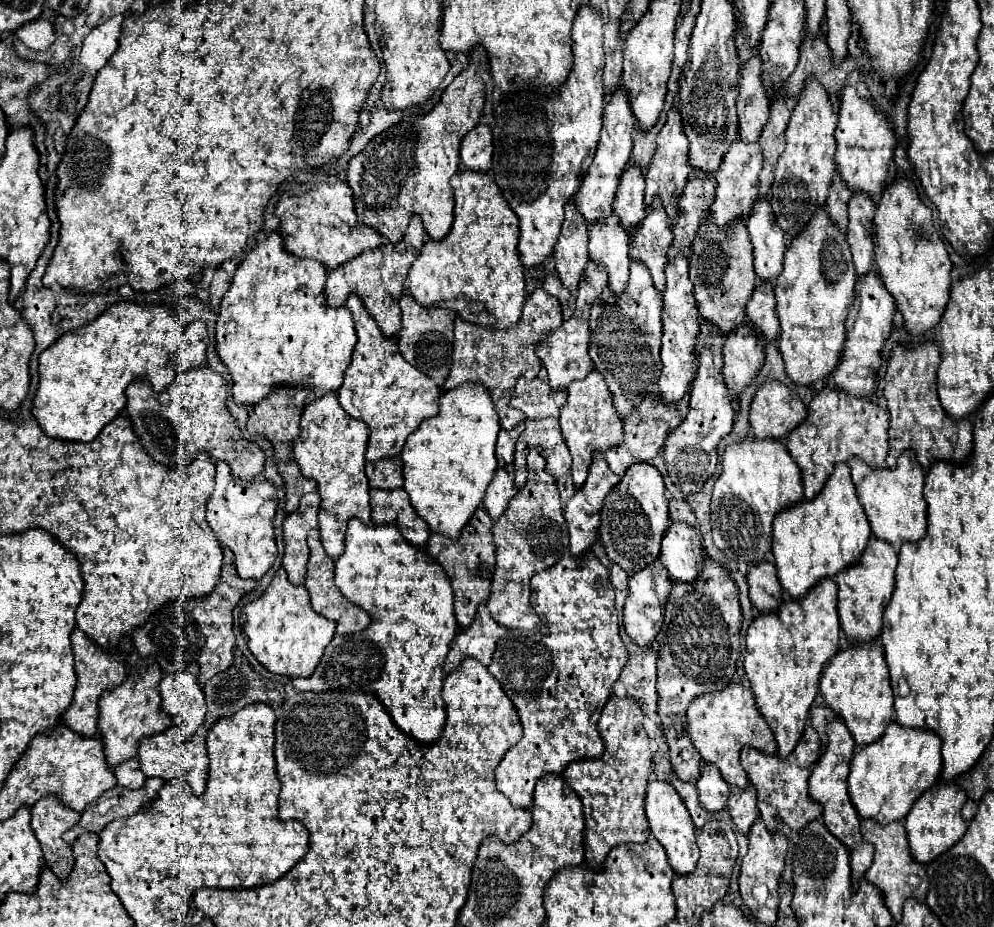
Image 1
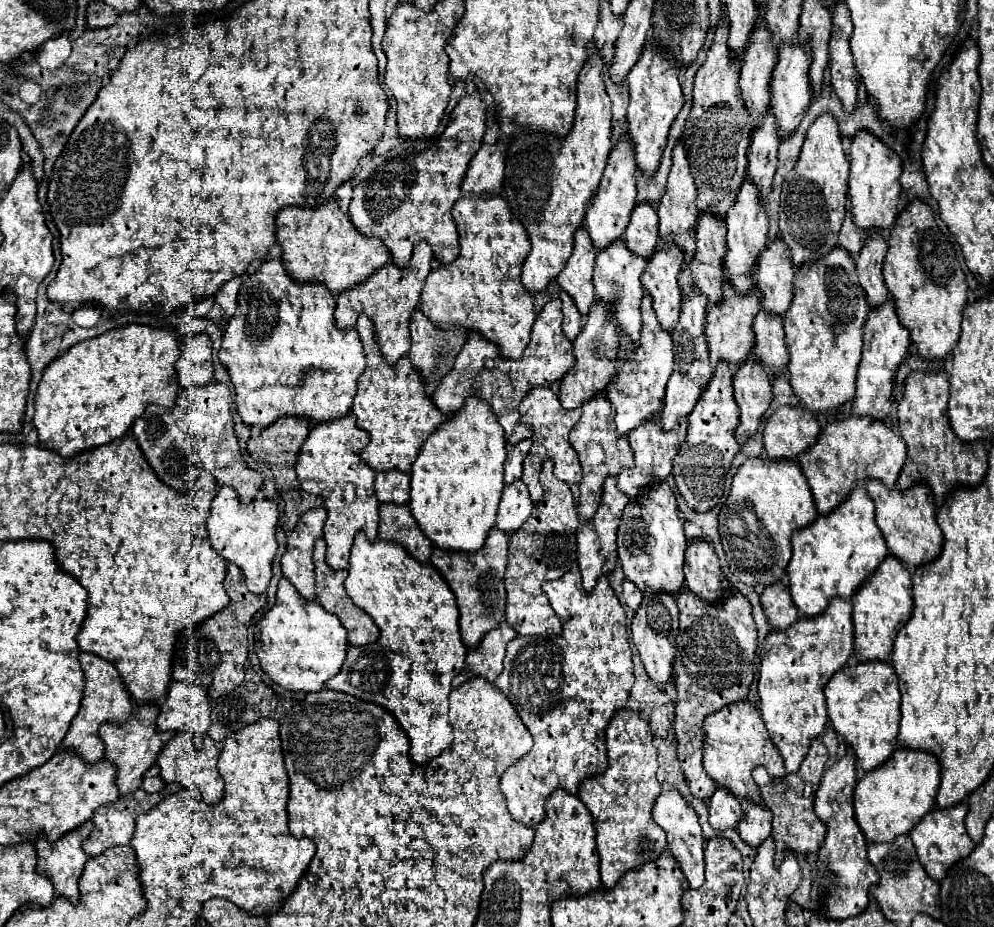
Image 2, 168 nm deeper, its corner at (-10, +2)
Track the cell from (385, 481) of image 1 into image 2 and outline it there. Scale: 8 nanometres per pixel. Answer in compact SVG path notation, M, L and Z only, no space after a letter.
M392 469L376 473L376 495L380 503L408 503L410 493L410 475Z

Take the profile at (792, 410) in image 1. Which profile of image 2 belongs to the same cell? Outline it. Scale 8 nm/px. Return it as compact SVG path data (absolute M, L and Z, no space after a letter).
M780 405L762 431L764 451L772 459L796 459L798 453L808 449L820 433L818 419L812 411L798 405Z

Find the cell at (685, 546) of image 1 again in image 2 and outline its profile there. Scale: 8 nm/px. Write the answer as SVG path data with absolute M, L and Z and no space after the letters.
M690 539L684 561L684 585L704 601L718 601L726 595L724 575L718 563L718 555L704 539Z

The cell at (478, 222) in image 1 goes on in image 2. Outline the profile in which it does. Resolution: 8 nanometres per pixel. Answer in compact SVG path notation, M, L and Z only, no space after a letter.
M462 195L452 211L460 235L460 255L448 265L436 265L420 293L420 309L438 327L476 329L488 341L500 345L508 359L520 359L536 319L534 299L520 281L530 241L524 225L512 215L502 195Z

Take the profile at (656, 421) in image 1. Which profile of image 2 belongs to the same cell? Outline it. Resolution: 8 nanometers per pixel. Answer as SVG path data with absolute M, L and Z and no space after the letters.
M652 419L652 421L642 423L640 427L632 429L628 433L628 441L630 441L630 447L634 451L634 467L632 469L622 469L616 475L616 481L618 481L620 491L624 491L630 499L636 499L636 495L644 487L648 487L650 483L662 483L672 473L672 457L678 451L676 449L678 447L678 433L674 429L672 431L662 431L662 425L656 419Z

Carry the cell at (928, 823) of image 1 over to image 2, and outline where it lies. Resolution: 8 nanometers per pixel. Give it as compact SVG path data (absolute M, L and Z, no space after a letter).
M956 803L948 809L932 809L922 817L922 821L916 823L916 827L910 831L910 837L914 841L916 853L928 875L932 875L936 881L944 877L944 873L950 869L952 863L958 859L968 857L968 853L974 849L974 841L970 839L966 827L964 827L964 817L968 813L968 803Z

